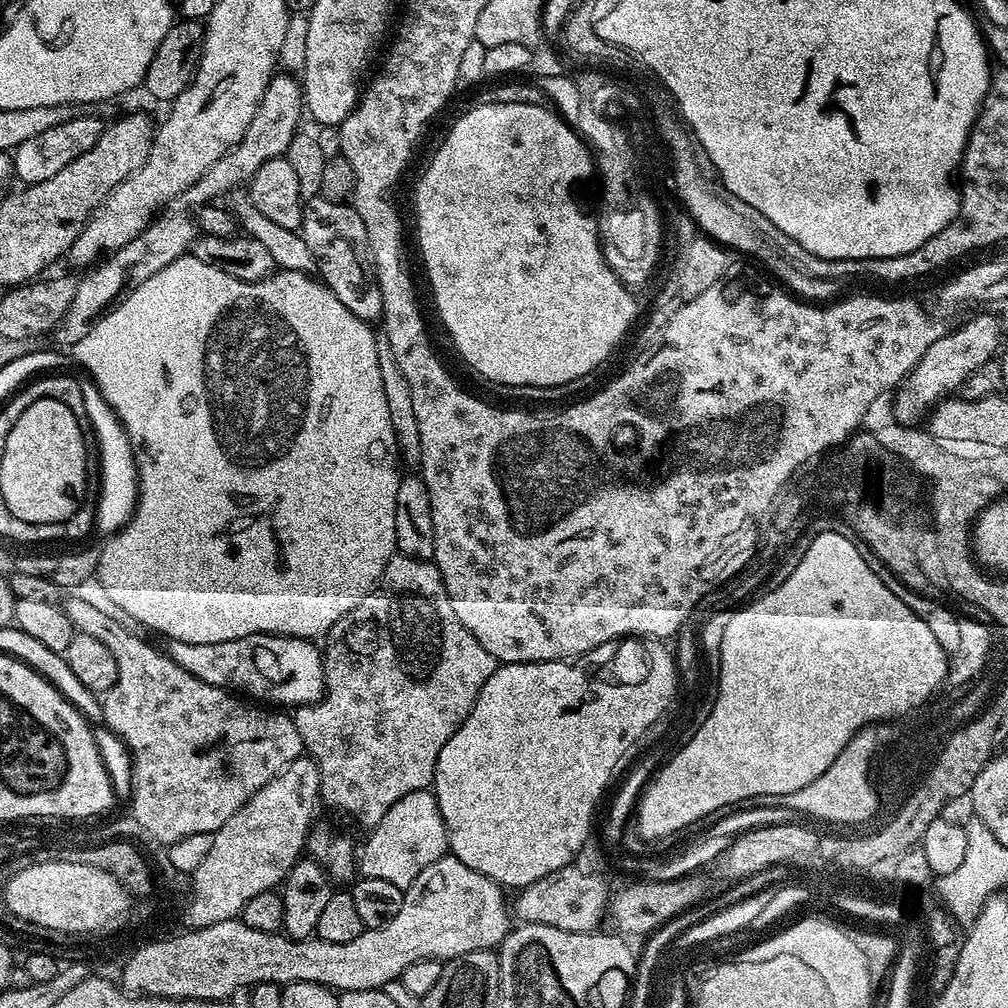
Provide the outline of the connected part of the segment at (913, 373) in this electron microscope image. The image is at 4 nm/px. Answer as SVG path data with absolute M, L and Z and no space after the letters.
M996 314L976 316L973 320L966 321L957 332L945 331L944 336L938 338L938 342L934 342L934 346L930 346L926 354L922 354L918 366L914 366L914 370L910 370L908 377L895 389L896 401L892 404L895 423L900 426L919 425L940 401L959 393L962 382L966 382L966 378L974 374L978 366L997 355L1001 347L1000 331L1002 325Z

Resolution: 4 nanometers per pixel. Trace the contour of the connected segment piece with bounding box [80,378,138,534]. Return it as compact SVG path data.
M91 378L80 380L82 395L85 399L86 414L90 414L90 422L96 431L100 443L100 500L96 504L97 529L101 528L104 534L115 534L124 527L136 511L138 499L138 469L136 457L132 451L132 444L128 441L128 431L120 423L116 412L104 401L100 388Z

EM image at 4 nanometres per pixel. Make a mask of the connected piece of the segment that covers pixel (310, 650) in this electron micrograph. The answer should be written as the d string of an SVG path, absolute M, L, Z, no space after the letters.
M250 634L230 642L187 644L173 640L167 646L168 657L182 670L194 674L194 678L202 678L210 686L235 690L245 697L253 696L248 698L268 706L314 704L324 695L324 658L321 649L310 640Z

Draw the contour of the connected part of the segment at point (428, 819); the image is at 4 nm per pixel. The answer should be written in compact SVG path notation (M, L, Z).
M431 791L406 794L406 798L398 798L390 810L367 833L368 841L358 852L358 872L366 878L382 878L385 882L394 882L394 886L405 889L438 858L449 851L448 831L440 813L440 807Z

